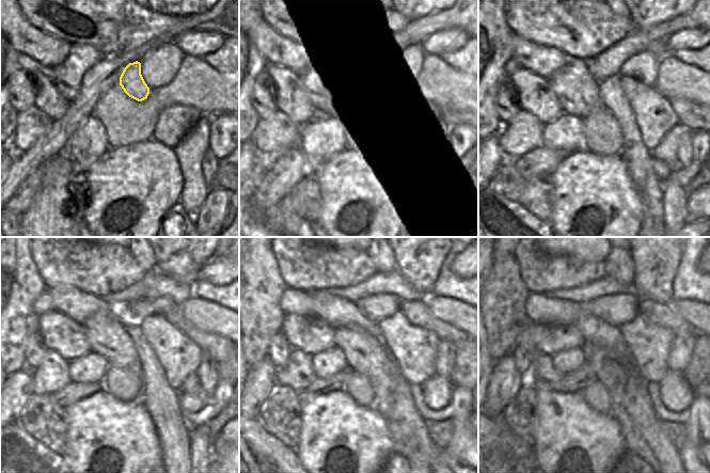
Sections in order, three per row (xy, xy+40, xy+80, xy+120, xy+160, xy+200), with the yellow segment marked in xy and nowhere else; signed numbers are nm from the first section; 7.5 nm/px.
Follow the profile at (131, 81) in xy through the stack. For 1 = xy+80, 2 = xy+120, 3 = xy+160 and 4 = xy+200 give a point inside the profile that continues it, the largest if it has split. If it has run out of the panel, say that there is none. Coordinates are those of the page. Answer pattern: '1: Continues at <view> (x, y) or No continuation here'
1: Continues at xy+80 (633, 150)
2: Continues at xy+120 (156, 389)
3: Continues at xy+160 (400, 394)
4: Continues at xy+200 (641, 398)

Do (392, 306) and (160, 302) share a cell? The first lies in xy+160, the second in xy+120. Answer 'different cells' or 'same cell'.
different cells

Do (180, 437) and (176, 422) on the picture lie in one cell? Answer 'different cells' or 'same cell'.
same cell

